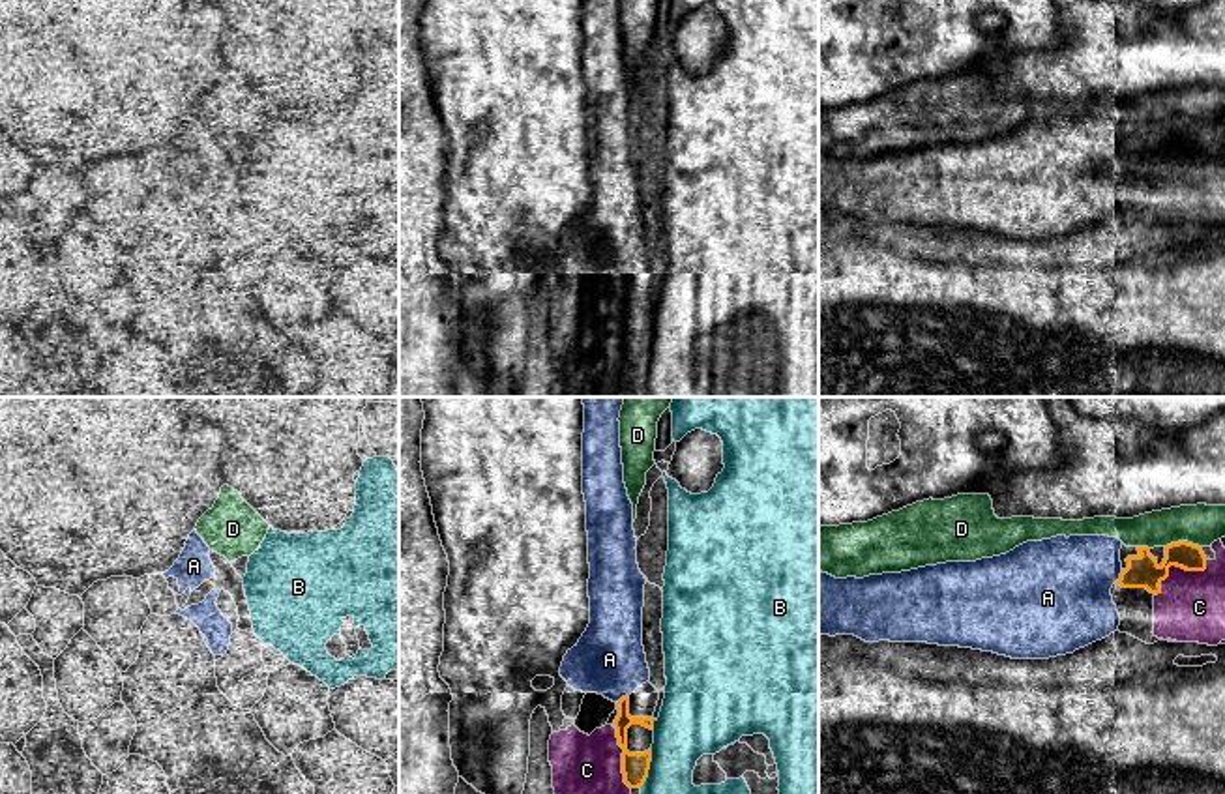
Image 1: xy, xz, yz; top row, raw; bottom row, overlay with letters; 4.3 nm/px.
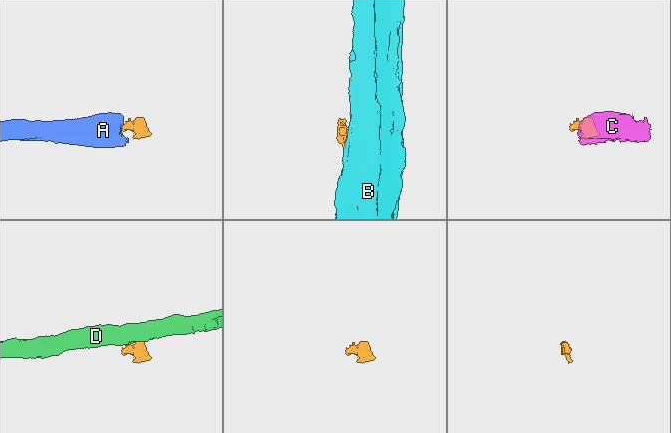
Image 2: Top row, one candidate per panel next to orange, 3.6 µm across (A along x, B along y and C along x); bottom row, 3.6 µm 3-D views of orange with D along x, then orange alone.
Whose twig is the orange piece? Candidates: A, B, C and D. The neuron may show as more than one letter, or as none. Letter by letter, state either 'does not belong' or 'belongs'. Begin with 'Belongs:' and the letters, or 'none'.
Belongs: A, C
A: belongs
B: does not belong
C: belongs
D: does not belong

